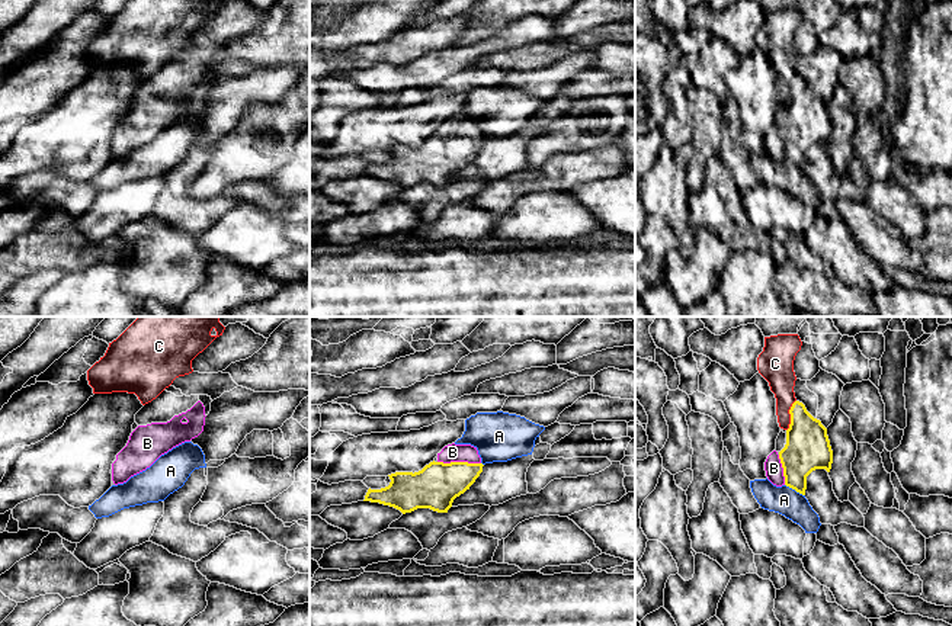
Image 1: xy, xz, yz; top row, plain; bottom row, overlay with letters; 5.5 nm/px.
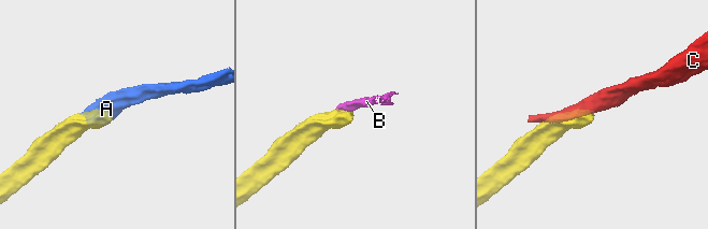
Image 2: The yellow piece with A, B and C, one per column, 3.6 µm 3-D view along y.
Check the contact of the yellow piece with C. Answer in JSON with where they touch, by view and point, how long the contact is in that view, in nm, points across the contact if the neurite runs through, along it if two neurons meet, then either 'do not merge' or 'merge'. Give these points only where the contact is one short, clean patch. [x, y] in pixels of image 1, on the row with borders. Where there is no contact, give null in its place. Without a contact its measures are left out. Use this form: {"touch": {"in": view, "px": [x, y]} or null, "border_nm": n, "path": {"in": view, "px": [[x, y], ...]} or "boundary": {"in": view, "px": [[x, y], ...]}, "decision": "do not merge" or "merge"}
{"touch": {"in": "yz", "px": [791, 416]}, "border_nm": 180, "boundary": {"in": "yz", "px": [[795, 400], [789, 410], [789, 427], [787, 430]]}, "decision": "do not merge"}

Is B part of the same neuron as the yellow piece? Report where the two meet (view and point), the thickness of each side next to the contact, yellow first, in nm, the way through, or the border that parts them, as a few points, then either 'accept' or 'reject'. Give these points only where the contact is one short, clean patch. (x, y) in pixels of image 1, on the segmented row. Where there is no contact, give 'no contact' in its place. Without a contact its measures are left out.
xz (460, 462) | 240/100 nm | across xz (436, 485), (460, 462), (452, 452) | accept

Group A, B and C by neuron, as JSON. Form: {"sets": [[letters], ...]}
{"sets": [["A"], ["B"], ["C"]]}

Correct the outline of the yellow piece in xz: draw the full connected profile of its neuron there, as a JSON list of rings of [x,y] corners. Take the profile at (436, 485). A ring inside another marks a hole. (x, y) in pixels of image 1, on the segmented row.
[[[448,444],[437,453],[437,460],[430,462],[419,472],[395,472],[388,475],[391,482],[381,489],[368,489],[363,501],[379,503],[394,507],[403,514],[417,508],[430,508],[448,513],[456,497],[464,494],[483,472],[481,458],[477,447],[471,444]]]

